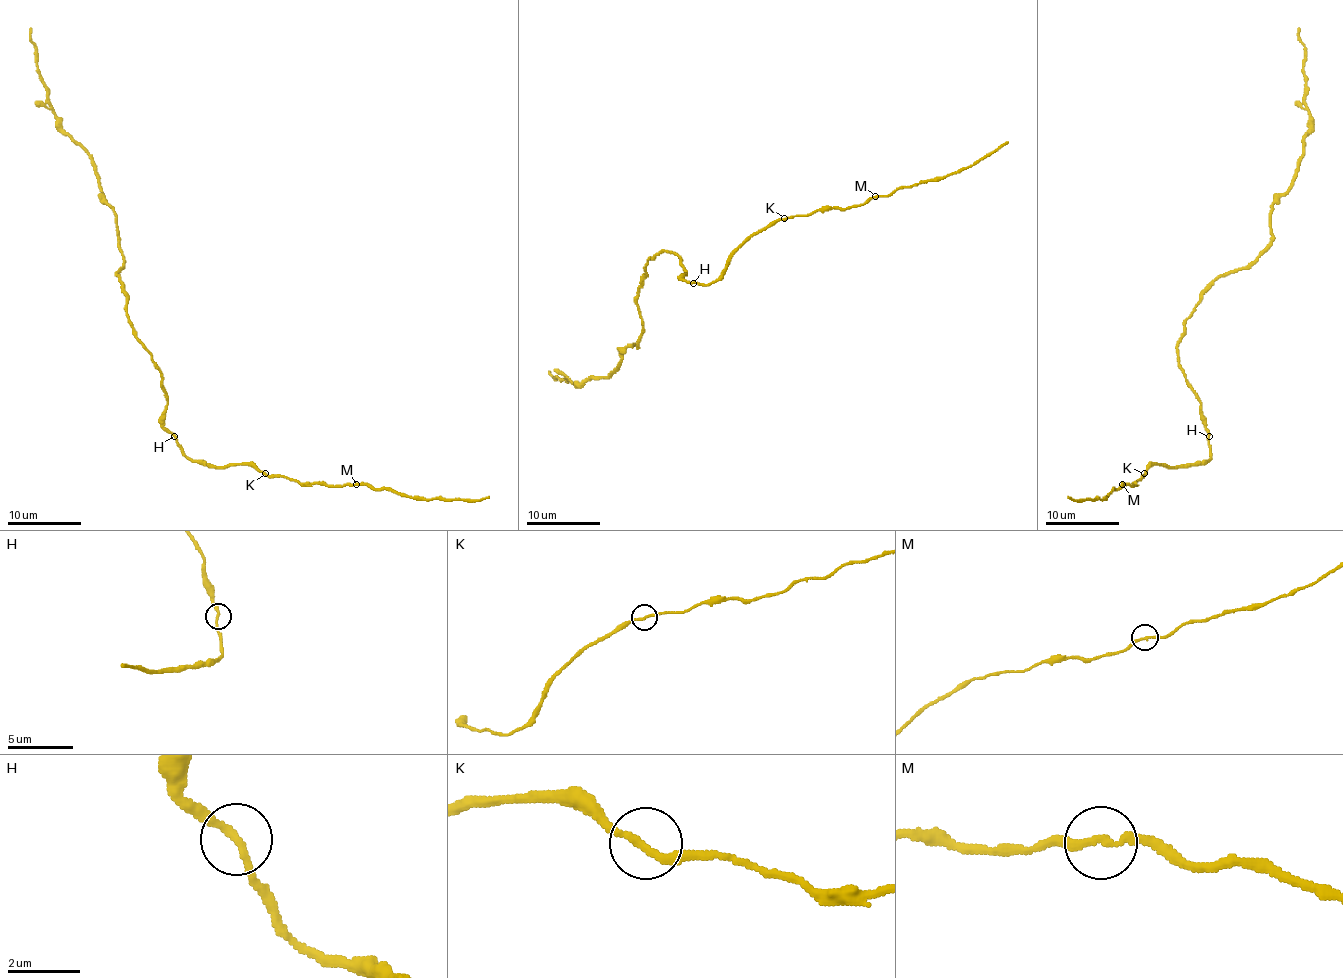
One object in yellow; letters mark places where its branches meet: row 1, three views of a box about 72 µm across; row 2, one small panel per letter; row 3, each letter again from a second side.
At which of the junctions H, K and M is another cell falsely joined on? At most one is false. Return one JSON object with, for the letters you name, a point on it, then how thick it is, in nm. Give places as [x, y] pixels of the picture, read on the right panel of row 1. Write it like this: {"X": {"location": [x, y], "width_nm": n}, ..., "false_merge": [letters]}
{"false_merge": []}

